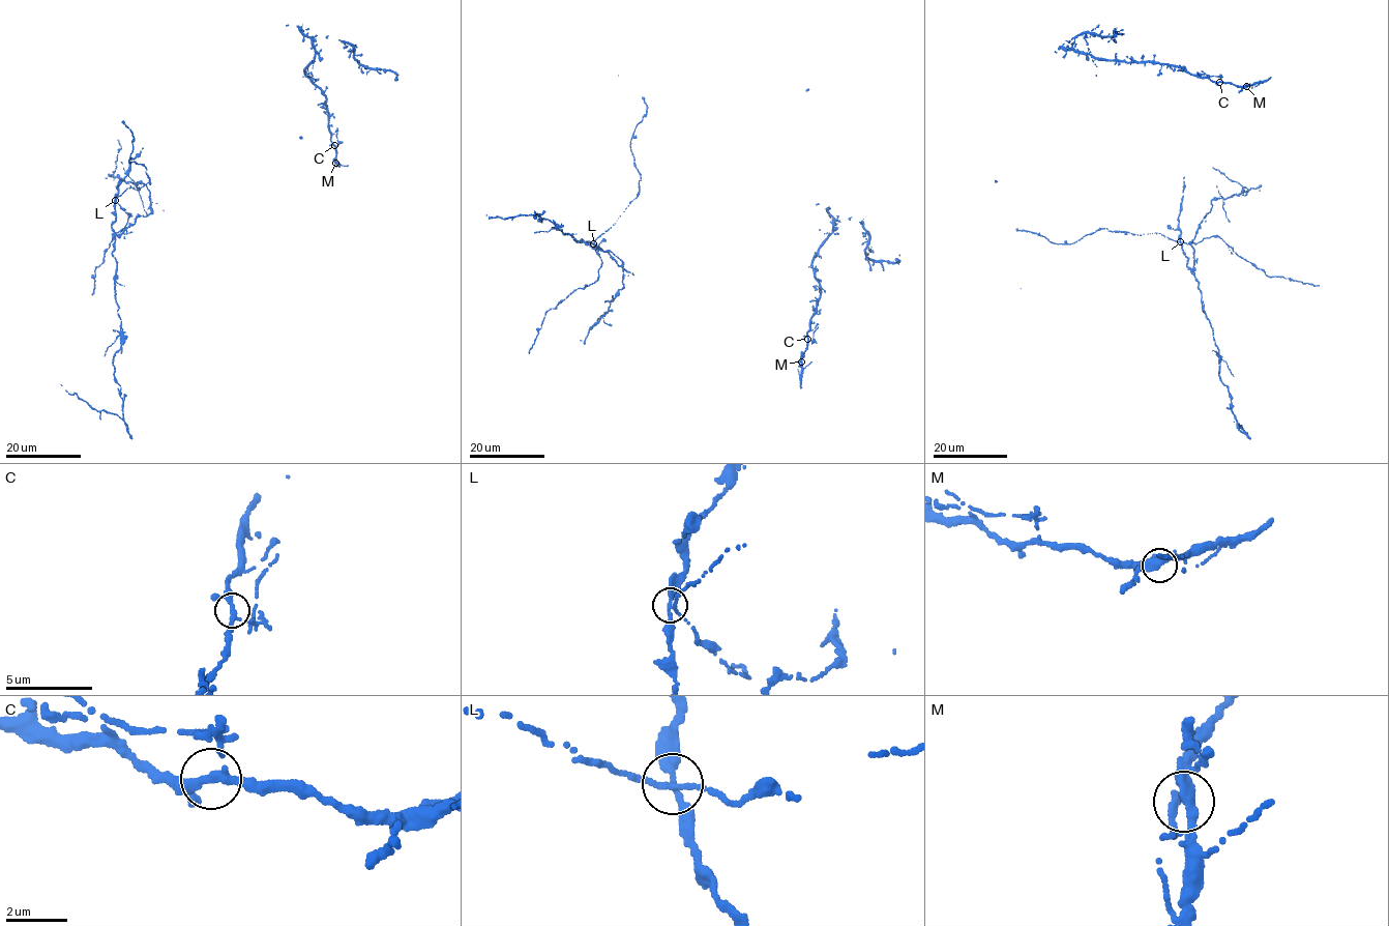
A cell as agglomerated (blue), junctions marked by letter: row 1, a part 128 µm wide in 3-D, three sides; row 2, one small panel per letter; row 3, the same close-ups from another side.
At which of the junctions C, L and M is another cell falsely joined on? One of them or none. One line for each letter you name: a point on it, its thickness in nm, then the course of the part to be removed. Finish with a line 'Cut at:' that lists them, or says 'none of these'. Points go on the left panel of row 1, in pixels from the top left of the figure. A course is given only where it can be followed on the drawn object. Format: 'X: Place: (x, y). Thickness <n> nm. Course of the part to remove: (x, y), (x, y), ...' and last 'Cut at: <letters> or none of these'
L: Place: (115, 200). Thickness 260 nm. Course of the part to remove: (115, 200), (112, 253), (121, 325), (120, 348), (113, 364), (124, 421), (116, 414), (97, 411), (60, 384)
Cut at: L

